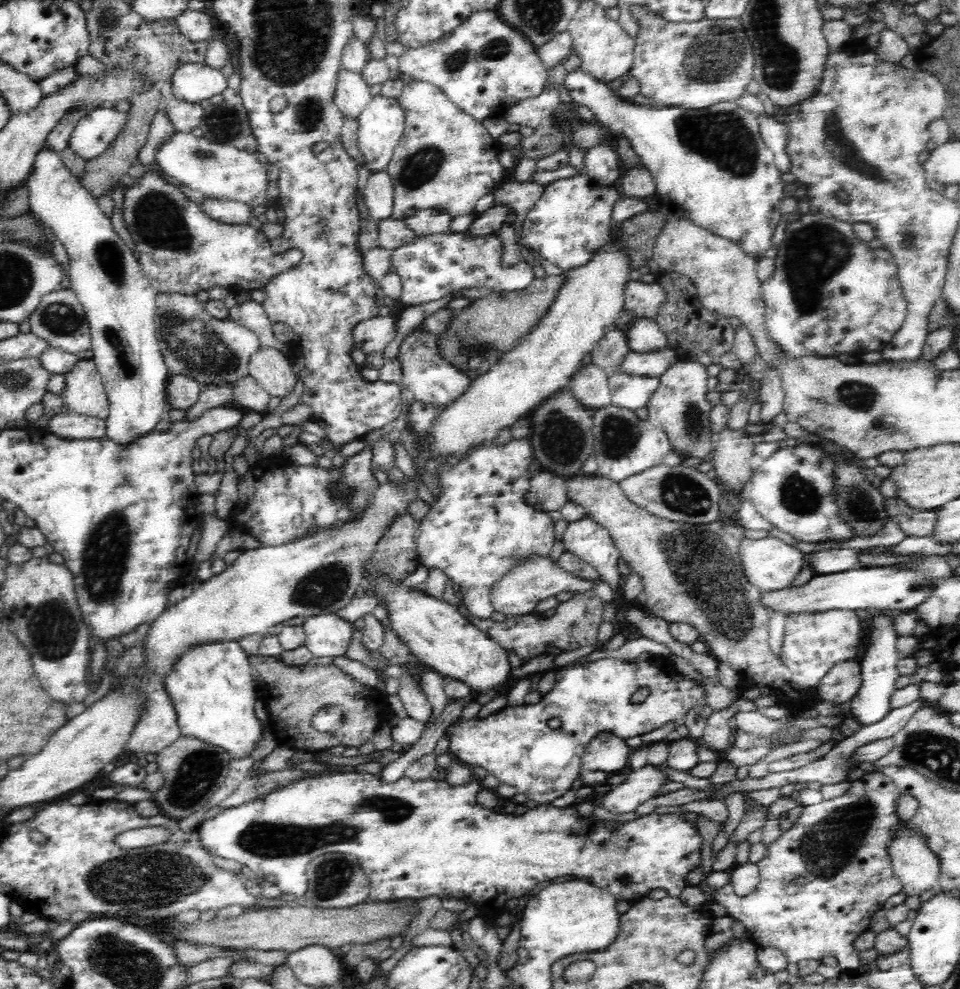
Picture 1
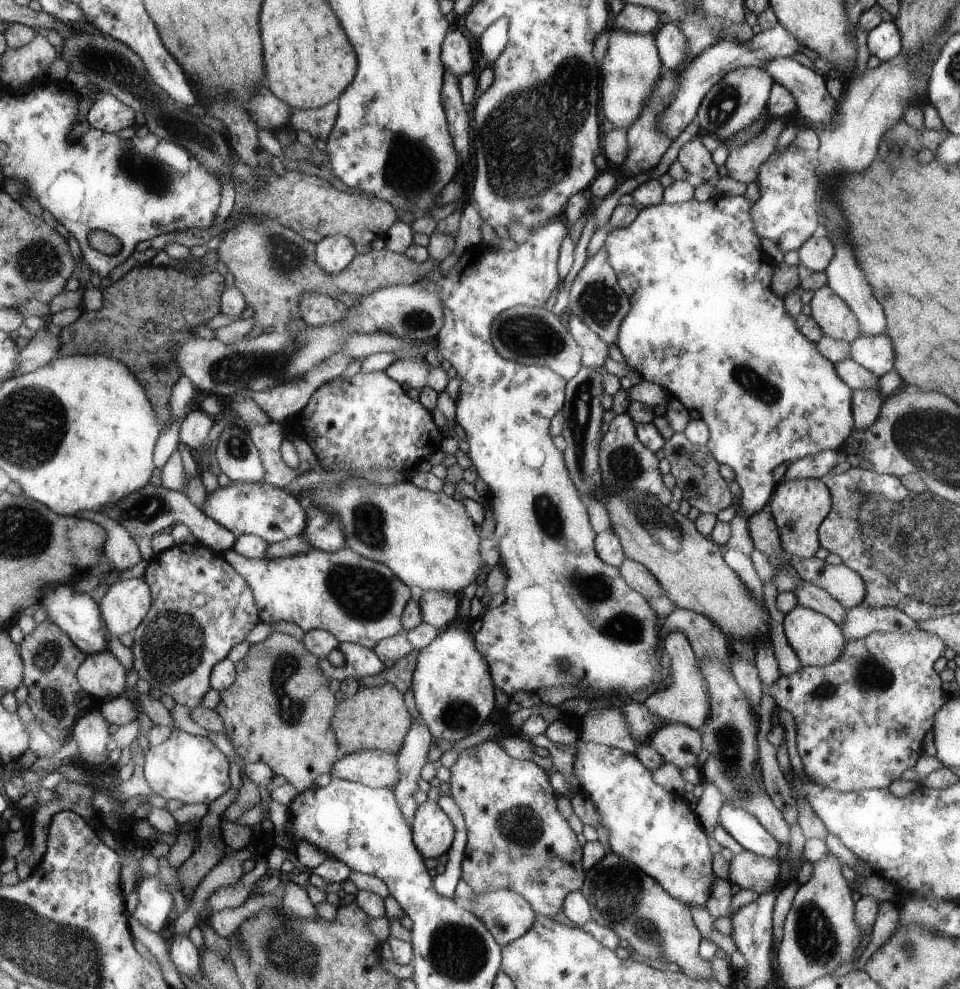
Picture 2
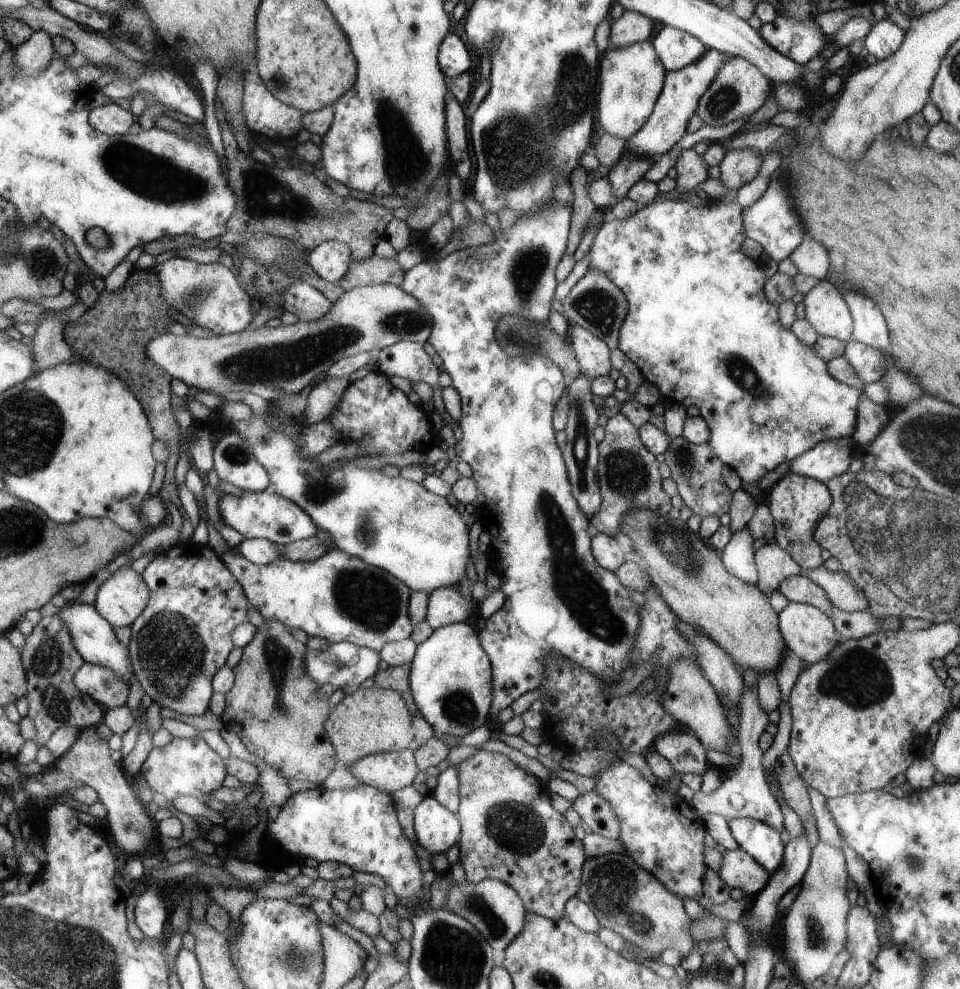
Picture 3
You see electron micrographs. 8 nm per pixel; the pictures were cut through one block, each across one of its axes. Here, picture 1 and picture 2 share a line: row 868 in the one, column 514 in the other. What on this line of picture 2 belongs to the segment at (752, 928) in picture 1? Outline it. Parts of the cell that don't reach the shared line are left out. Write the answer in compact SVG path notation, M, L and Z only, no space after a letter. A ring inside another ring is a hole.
M497 740L464 750L452 768L449 786L467 828L467 844L461 863L461 879L473 892L506 888L520 894L537 915L553 918L563 912L568 894L586 884L582 867L582 846L568 822L556 810L556 794L546 772L534 762L508 756Z

